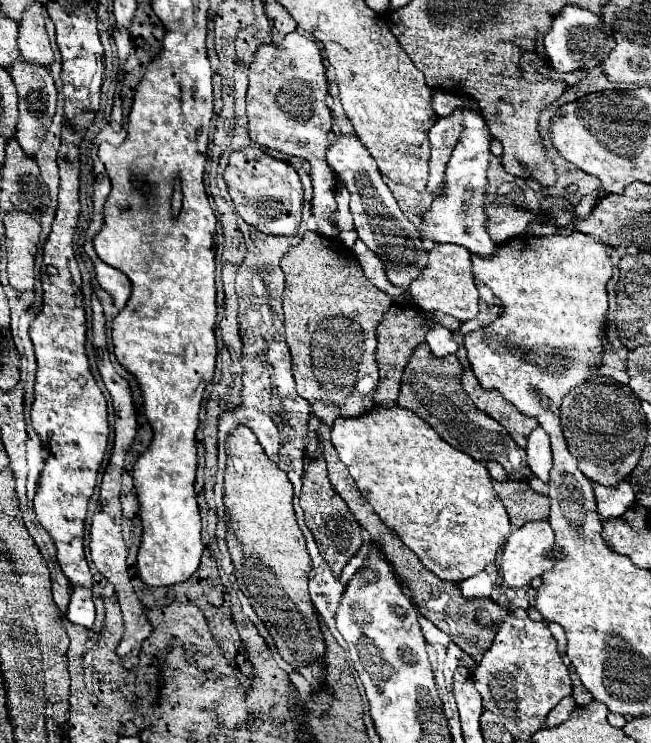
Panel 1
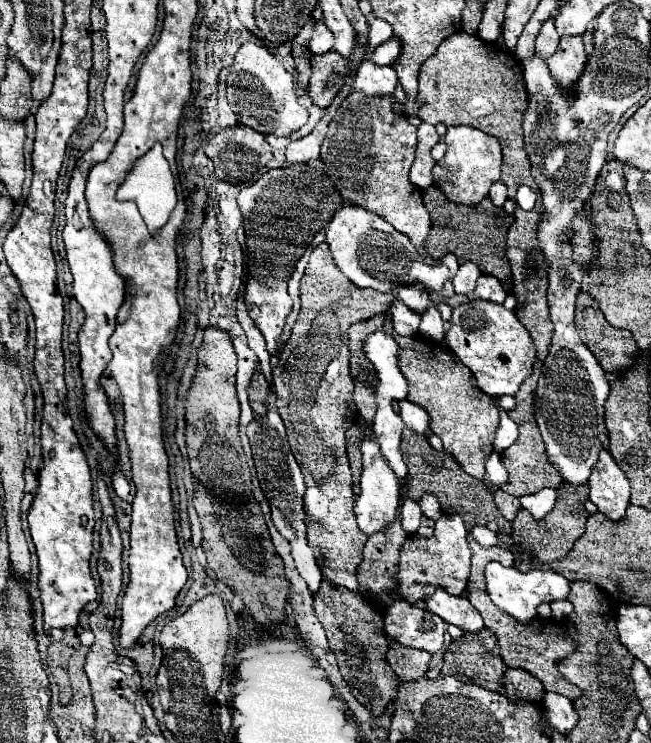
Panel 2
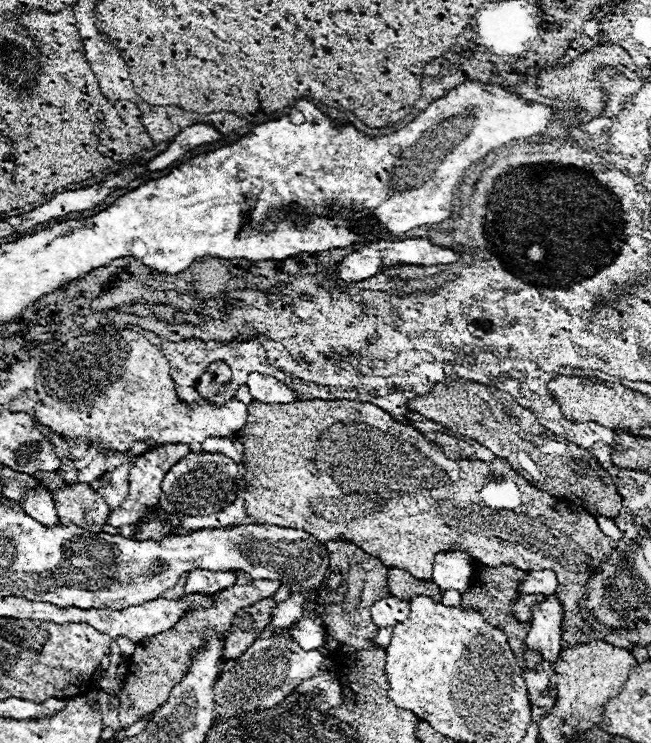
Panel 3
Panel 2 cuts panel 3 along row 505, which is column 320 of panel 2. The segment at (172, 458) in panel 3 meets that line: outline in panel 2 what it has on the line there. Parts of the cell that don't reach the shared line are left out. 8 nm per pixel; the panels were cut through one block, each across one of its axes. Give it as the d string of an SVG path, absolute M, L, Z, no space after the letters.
M352 76L350 80L344 84L344 88L340 90L332 104L325 109L323 118L320 124L304 138L300 140L294 140L288 144L286 148L286 162L288 164L298 164L298 162L308 162L308 160L314 160L320 156L320 148L322 148L322 140L326 136L328 131L328 124L336 114L338 106L343 102L344 98L348 96L348 92L352 90Z

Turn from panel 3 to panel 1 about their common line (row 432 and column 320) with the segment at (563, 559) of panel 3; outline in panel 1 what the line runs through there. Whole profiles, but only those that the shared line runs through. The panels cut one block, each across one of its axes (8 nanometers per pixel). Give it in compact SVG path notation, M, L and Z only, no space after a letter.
M306 232L296 246L290 246L280 262L286 276L282 294L286 342L292 354L292 374L298 396L302 396L310 404L312 414L330 428L336 418L362 416L362 412L368 412L374 404L372 396L378 384L378 366L374 360L376 326L394 304L392 298L364 276L354 254L336 238L330 240L316 232Z

